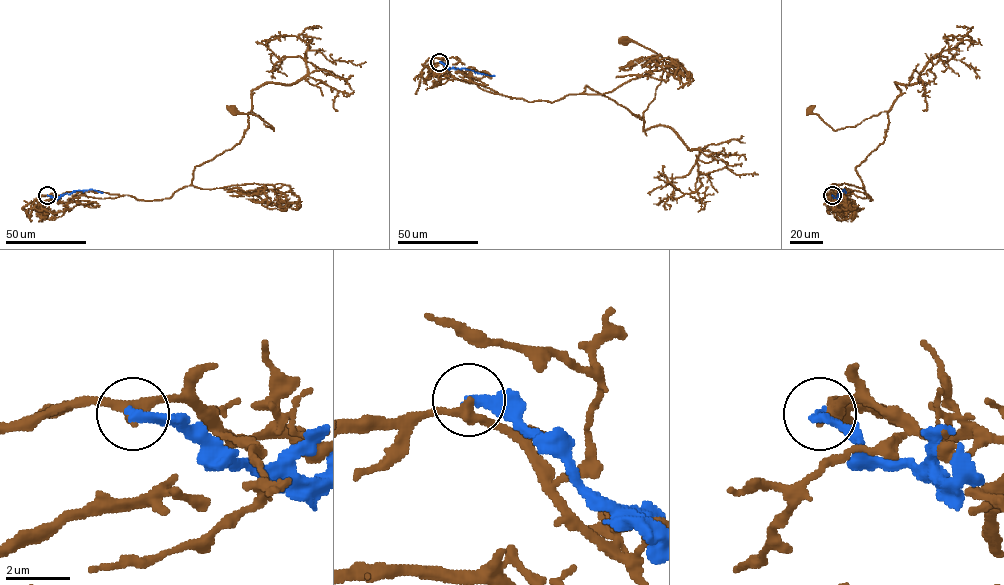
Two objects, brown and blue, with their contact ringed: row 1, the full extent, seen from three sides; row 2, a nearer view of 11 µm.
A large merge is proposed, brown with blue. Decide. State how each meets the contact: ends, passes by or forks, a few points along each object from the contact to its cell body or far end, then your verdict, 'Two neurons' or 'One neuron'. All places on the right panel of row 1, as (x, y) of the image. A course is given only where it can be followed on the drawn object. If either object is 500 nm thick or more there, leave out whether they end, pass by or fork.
At the ring brown passes by. At the ring blue ends. Course of brown: (832, 195), (858, 191), (872, 200), (855, 167), (884, 140), (887, 111), (833, 130), (811, 109). Course of blue: (832, 195), (838, 198), (839, 191), (844, 189), (846, 193). Two neurons

